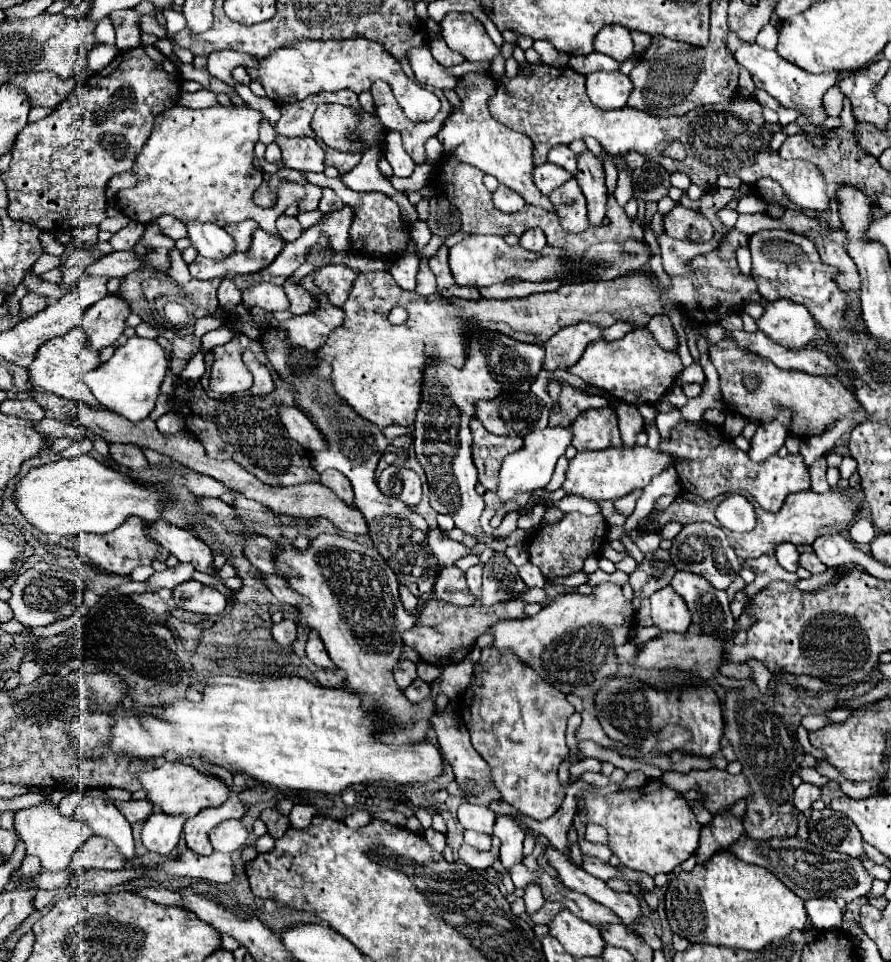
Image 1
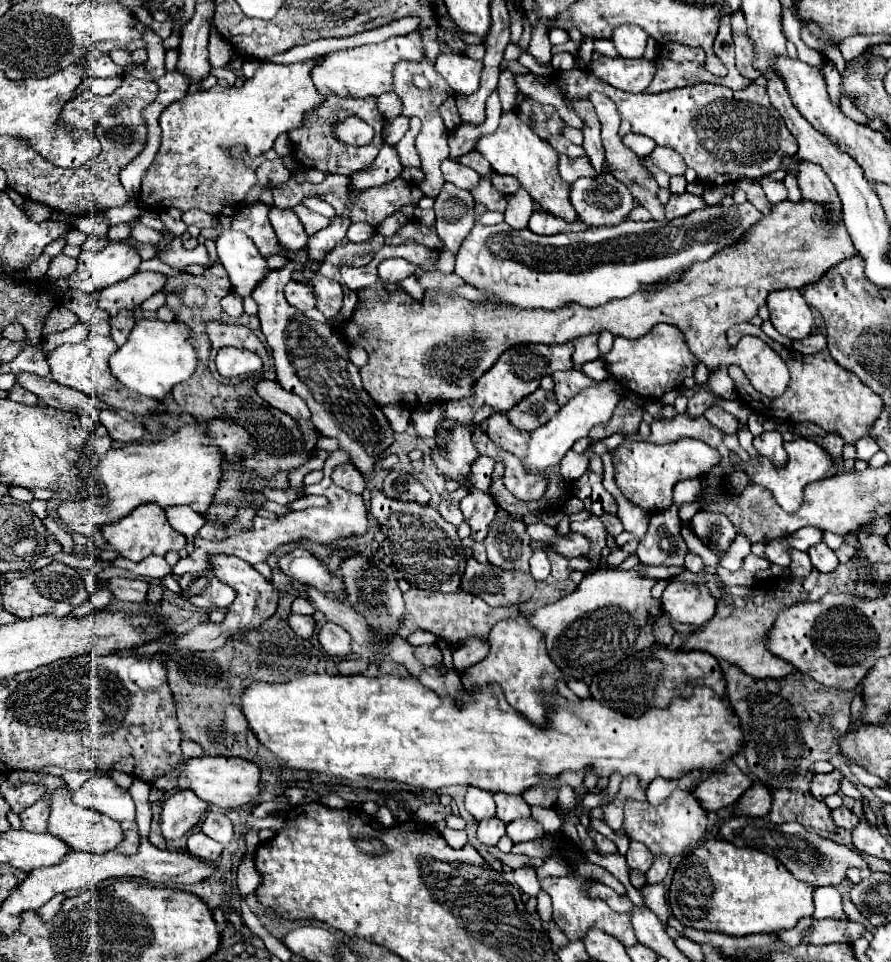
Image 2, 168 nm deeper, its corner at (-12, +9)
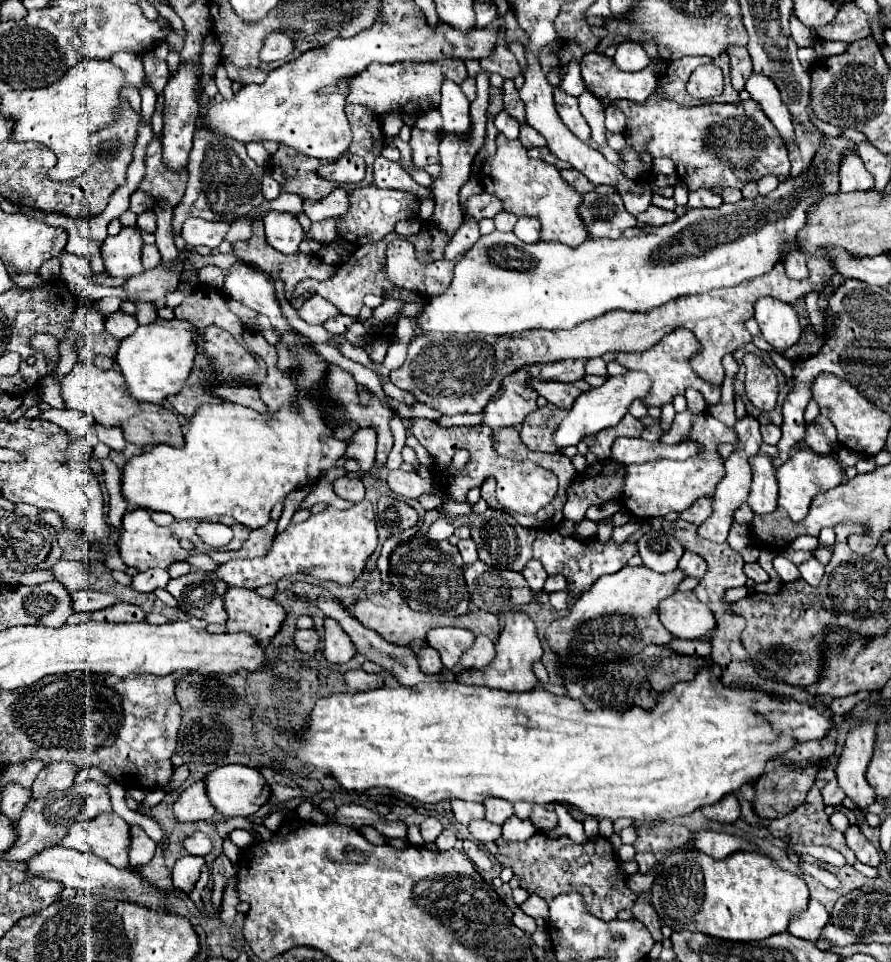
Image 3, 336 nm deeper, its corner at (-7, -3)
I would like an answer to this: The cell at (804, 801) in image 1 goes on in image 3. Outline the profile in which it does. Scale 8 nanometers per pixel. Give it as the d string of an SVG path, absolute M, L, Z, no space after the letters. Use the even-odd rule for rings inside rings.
M835 778L831 782L827 782L827 786L821 790L821 794L823 794L823 802L829 804L829 806L839 806L845 798L845 792L841 792Z

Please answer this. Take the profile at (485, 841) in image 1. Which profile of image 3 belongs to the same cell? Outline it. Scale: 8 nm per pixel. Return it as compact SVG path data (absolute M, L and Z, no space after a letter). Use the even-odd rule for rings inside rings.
M473 820L469 824L469 832L473 834L473 838L481 844L487 844L487 842L495 842L499 836L501 836L501 826L497 824L491 824L487 820Z

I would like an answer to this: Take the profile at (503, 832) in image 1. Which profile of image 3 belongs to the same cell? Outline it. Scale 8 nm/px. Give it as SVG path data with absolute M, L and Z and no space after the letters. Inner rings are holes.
M489 798L483 802L485 810L487 810L487 820L493 822L493 824L503 824L505 820L509 820L515 810L513 810L513 804L507 802L507 800L501 800L501 798Z

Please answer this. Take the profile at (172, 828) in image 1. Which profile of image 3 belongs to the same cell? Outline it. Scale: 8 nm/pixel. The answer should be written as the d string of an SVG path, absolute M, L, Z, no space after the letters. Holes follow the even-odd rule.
M195 782L193 786L185 788L173 804L173 814L177 824L193 824L199 820L211 820L215 816L213 804L205 794L205 784Z

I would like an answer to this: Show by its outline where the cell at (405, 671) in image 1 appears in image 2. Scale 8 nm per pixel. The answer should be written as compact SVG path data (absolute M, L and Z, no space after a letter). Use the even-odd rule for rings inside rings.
M436 644L418 646L416 648L416 656L418 656L418 660L424 666L438 666L438 664L442 664L442 652L440 652L440 648Z

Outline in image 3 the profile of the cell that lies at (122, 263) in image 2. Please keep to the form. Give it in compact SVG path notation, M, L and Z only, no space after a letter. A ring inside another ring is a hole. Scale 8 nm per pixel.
M121 228L117 236L107 236L101 246L105 272L123 278L141 274L145 270L141 266L141 246L143 240L135 228Z

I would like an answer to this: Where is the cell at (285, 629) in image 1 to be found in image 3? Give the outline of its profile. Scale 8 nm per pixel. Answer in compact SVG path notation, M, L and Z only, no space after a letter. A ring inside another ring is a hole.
M313 628L311 630L295 630L293 640L295 640L295 646L305 654L313 654L319 644L319 636Z

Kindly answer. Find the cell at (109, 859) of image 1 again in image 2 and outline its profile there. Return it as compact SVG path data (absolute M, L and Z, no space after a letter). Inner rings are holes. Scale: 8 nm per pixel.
M124 820L124 822L122 822L122 828L124 828L124 842L118 846L118 850L124 852L124 854L134 854L134 852L138 852L140 834L138 834L136 822Z

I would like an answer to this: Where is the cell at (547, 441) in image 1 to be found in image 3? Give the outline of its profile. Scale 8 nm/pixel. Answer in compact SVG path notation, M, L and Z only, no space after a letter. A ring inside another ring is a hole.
M625 372L621 376L613 376L613 378L607 378L605 384L589 390L589 392L583 392L573 408L569 410L569 414L563 418L563 422L559 424L557 432L553 434L553 444L557 450L563 450L567 446L577 446L585 436L593 436L605 428L611 428L611 426L617 426L619 420L627 414L627 408L633 400L641 400L647 396L649 392L649 386L651 386L651 380L647 374L643 372Z

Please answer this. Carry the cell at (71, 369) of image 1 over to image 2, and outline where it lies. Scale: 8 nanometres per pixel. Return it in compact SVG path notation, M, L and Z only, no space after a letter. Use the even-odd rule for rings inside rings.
M94 330L80 344L62 344L48 356L52 380L62 384L62 386L80 390L80 392L96 398L98 402L104 402L106 406L110 406L114 410L124 410L124 412L130 412L134 416L168 412L164 402L148 398L148 396L138 396L136 392L130 392L124 384L118 384L118 380L114 380L110 366L108 366L108 360L116 350L118 350L118 346L112 338L104 338L104 336L96 334Z

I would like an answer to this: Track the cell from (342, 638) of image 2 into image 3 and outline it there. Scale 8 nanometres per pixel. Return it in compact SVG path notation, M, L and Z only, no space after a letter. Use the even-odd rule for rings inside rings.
M325 618L323 654L331 664L345 664L355 656L355 646L351 638L343 632L339 622L333 618Z

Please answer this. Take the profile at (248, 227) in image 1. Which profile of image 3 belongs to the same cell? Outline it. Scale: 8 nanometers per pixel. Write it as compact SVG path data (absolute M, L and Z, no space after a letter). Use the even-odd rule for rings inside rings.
M261 218L253 220L253 236L251 236L251 240L247 240L247 242L235 242L235 244L233 244L233 252L235 252L235 256L237 256L239 260L261 268L261 270L267 272L271 278L281 278L281 280L285 282L287 300L293 300L293 290L295 290L295 286L297 286L303 278L327 280L329 276L335 274L335 266L327 266L327 264L321 262L319 258L315 260L315 256L311 256L311 254L293 254L293 256L285 256L285 254L277 252L275 248L269 248L269 242L265 240L263 220L261 220Z

